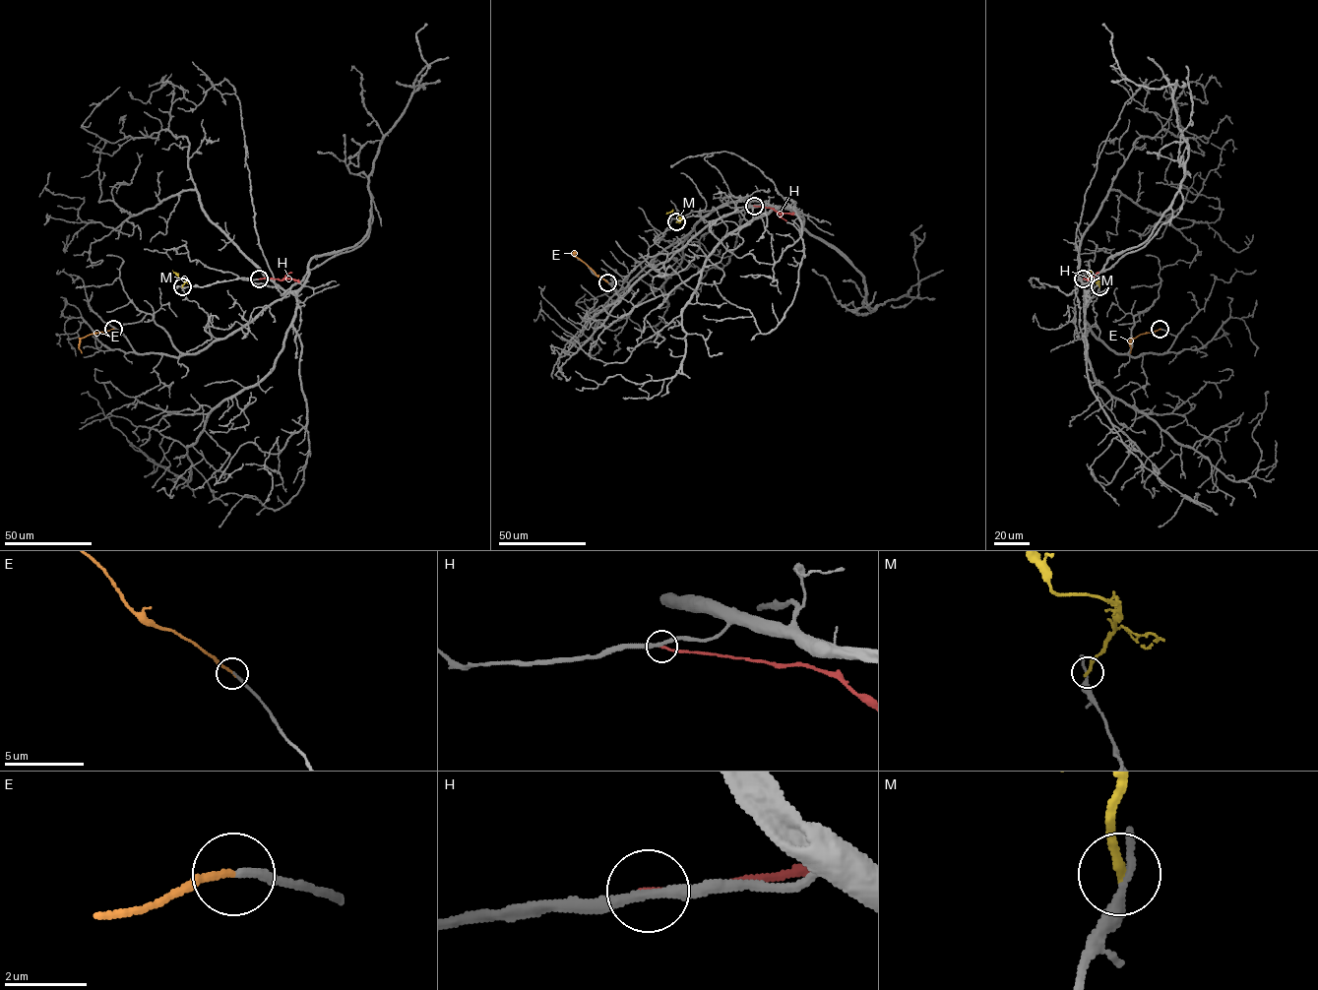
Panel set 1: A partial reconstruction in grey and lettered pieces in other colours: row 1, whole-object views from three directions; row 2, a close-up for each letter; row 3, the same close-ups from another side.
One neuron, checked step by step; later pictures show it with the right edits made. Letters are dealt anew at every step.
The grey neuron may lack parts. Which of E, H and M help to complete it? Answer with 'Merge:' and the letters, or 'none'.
Merge: E

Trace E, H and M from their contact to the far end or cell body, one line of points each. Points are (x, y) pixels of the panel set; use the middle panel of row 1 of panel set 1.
E: (607, 282), (577, 258), (573, 253), (576, 252)
H: (753, 206), (773, 208), (781, 214), (794, 213)
M: (676, 221), (679, 221), (678, 215), (672, 211), (666, 214)

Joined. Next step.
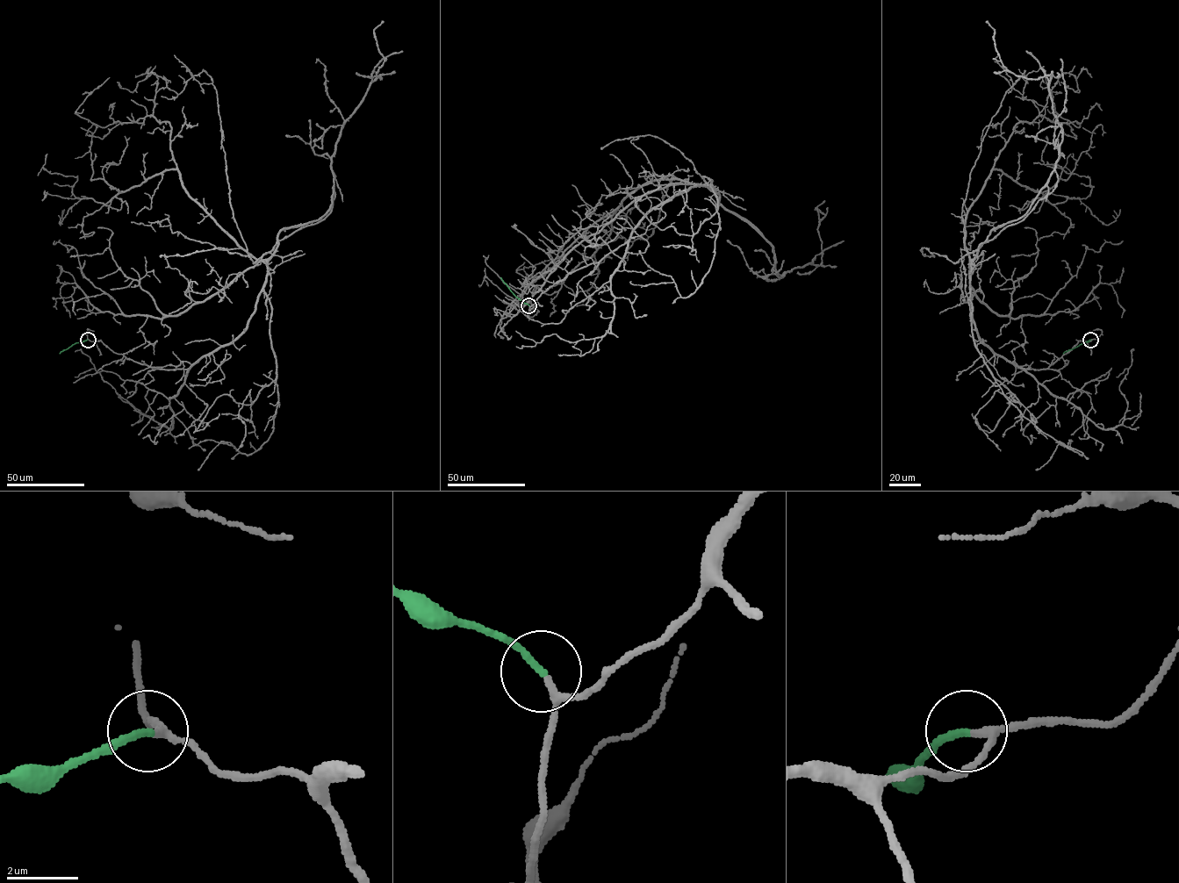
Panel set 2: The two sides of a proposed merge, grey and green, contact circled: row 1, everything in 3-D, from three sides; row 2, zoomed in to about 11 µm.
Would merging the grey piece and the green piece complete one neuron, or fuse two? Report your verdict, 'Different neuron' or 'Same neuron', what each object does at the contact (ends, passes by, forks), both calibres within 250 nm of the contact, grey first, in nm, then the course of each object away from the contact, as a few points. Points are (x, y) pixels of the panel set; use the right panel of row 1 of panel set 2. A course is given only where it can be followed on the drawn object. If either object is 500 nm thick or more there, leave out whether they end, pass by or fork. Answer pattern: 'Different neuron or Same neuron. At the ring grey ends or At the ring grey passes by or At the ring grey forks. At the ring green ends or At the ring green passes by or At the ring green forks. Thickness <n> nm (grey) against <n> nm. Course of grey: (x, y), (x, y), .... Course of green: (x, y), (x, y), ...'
Same neuron. At the ring grey passes by. At the ring green ends. Thickness 180 nm (grey) against 200 nm. Course of grey: (1091, 339), (1025, 369), (971, 312), (965, 218), (1013, 128), (1080, 125), (1045, 77). Course of green: (1090, 339), (1063, 353)

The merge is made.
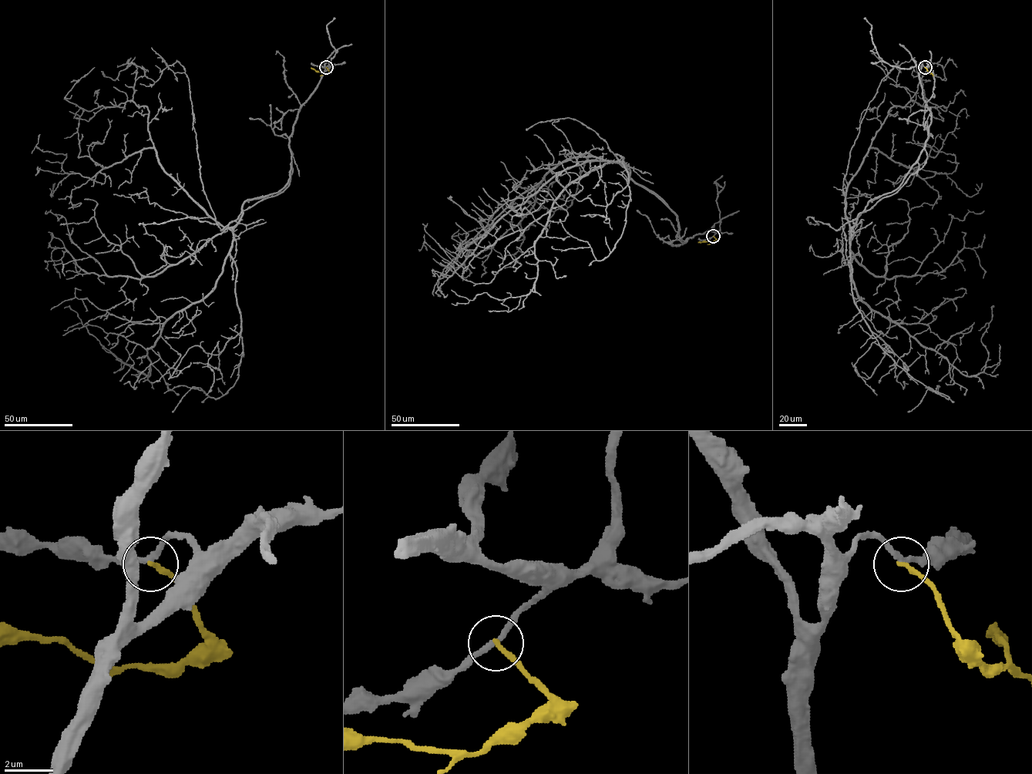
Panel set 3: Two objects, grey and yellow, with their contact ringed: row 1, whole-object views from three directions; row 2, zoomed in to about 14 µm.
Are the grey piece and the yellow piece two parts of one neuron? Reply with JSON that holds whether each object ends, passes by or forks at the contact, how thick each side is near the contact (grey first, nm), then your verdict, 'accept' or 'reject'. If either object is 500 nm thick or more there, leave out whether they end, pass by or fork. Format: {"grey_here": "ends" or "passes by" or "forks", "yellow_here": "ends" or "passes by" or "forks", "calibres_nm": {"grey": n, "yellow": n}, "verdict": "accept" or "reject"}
{"grey_here": "passes by", "yellow_here": "ends", "calibres_nm": {"grey": 200, "yellow": 200}, "verdict": "reject"}

